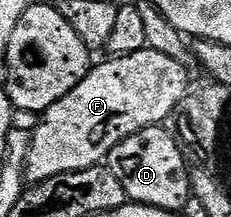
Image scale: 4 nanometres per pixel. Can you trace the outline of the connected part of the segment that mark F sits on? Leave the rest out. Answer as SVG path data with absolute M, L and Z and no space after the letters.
M150 47L127 56L114 56L103 64L95 63L86 77L76 85L60 102L56 102L47 112L41 113L38 129L33 129L30 149L26 159L26 178L31 185L44 182L56 174L72 174L76 170L97 168L105 161L115 146L124 142L132 134L145 128L165 125L173 117L180 98L184 98L188 83L188 70L170 58Z

